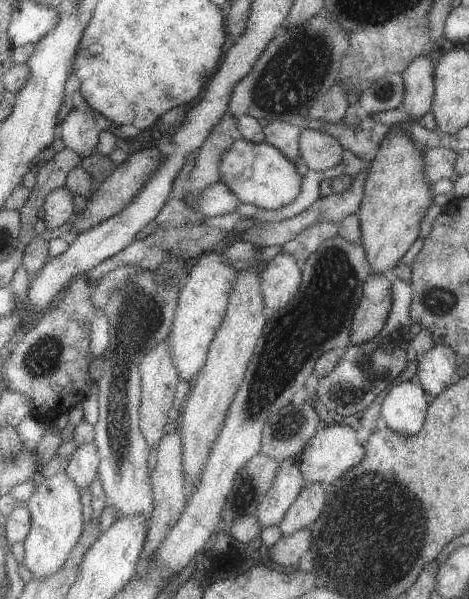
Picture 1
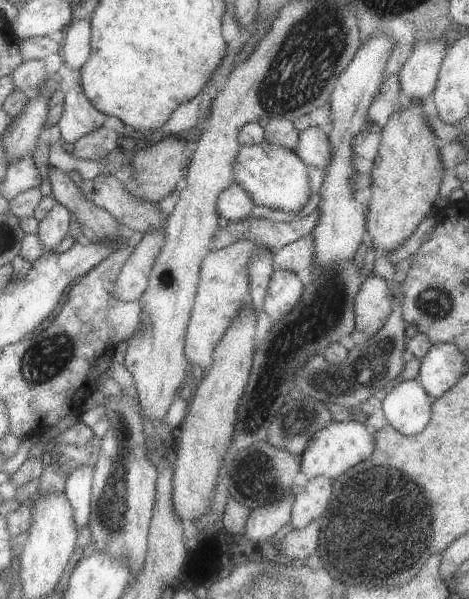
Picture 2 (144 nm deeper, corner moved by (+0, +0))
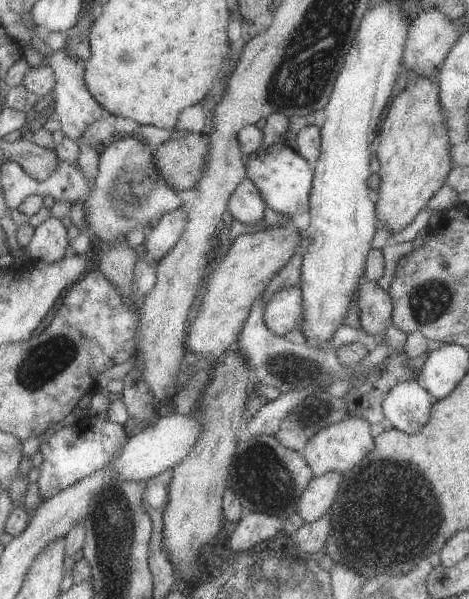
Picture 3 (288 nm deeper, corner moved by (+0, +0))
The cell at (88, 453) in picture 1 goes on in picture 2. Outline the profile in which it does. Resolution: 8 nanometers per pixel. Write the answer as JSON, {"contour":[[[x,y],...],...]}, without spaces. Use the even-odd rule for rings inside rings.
{"contour":[[[89,464],[77,466],[65,480],[65,496],[73,508],[75,524],[77,528],[85,526],[89,522],[91,514],[91,490],[93,490],[93,474],[95,468]]]}

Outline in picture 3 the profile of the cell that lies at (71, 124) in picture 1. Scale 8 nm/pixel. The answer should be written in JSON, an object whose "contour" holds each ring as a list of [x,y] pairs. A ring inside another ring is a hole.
{"contour":[[[57,50],[53,56],[47,58],[47,64],[49,64],[49,66],[53,68],[53,72],[55,72],[55,88],[51,90],[53,106],[55,106],[53,116],[57,118],[59,128],[61,128],[61,132],[65,134],[65,138],[71,138],[71,140],[77,142],[89,124],[93,124],[95,120],[107,118],[109,112],[105,112],[105,110],[95,102],[95,98],[87,92],[87,86],[85,86],[85,80],[83,80],[85,68],[79,66],[71,56],[67,56],[63,50]]]}

